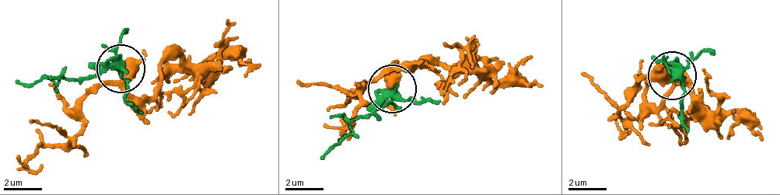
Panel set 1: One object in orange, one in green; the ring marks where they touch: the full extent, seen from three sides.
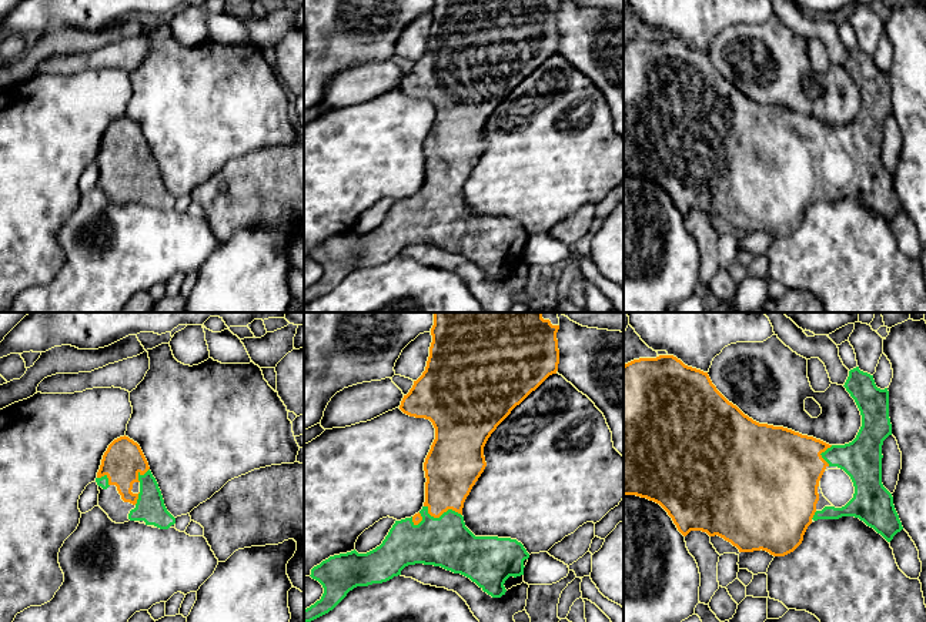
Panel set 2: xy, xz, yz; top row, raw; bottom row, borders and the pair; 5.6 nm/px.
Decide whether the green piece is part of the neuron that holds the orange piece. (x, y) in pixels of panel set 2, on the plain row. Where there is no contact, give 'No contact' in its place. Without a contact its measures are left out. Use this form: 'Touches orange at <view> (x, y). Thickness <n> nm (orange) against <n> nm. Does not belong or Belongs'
Touches orange at xz (441, 194). Thickness 300 nm (orange) against 280 nm. Belongs

